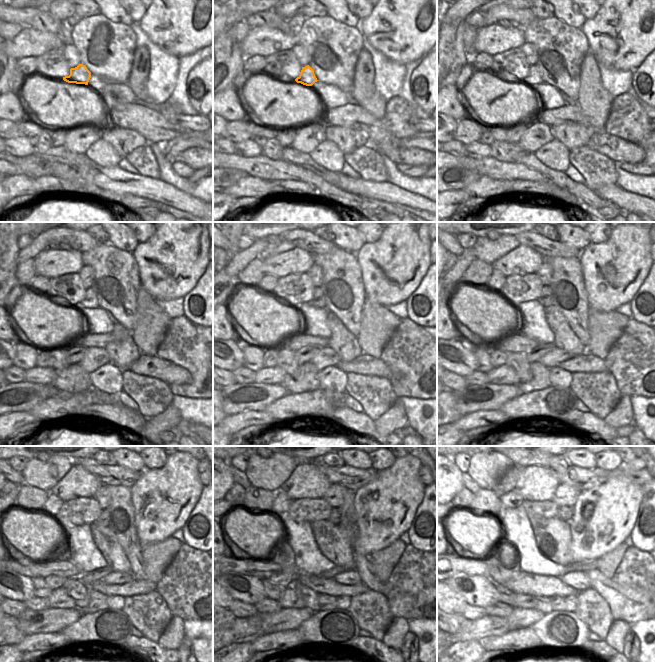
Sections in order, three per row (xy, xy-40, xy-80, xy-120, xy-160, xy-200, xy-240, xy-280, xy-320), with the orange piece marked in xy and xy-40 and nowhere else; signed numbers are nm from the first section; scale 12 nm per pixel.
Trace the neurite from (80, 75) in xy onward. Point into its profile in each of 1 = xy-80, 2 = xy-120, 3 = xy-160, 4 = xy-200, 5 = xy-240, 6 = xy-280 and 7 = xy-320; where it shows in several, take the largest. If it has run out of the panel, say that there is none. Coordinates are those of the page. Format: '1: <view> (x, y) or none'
1: xy-80 (534, 77)
2: xy-120 (90, 301)
3: xy-160 (318, 300)
4: xy-200 (545, 299)
5: xy-240 (102, 519)
6: xy-280 (334, 516)
7: xy-320 (565, 512)

